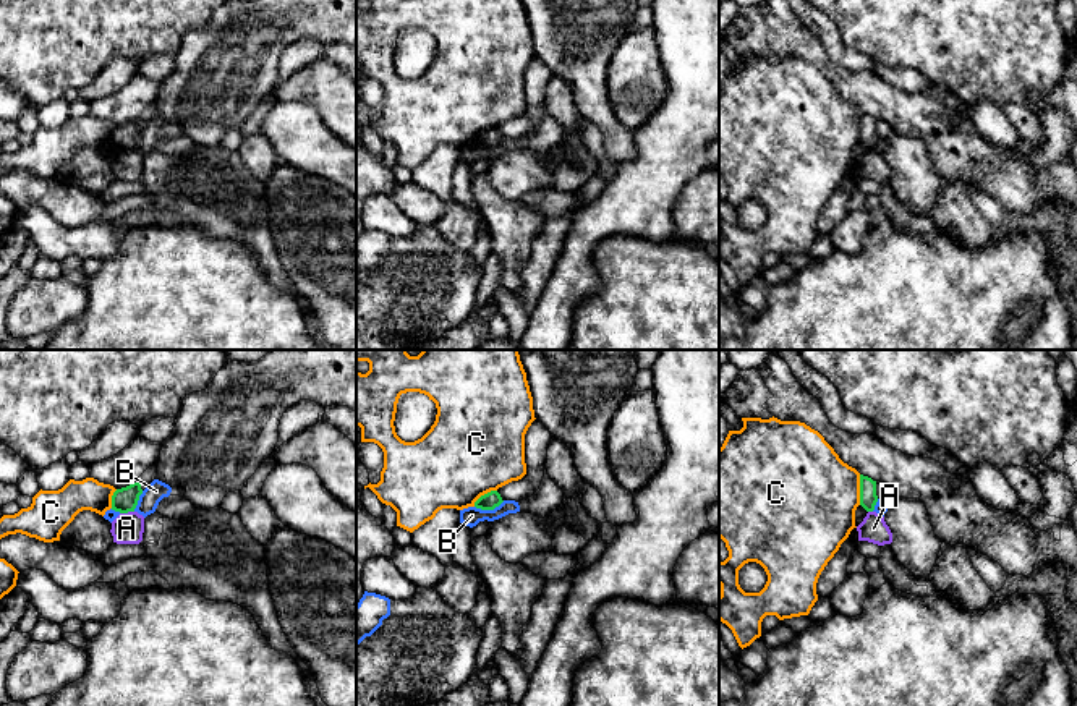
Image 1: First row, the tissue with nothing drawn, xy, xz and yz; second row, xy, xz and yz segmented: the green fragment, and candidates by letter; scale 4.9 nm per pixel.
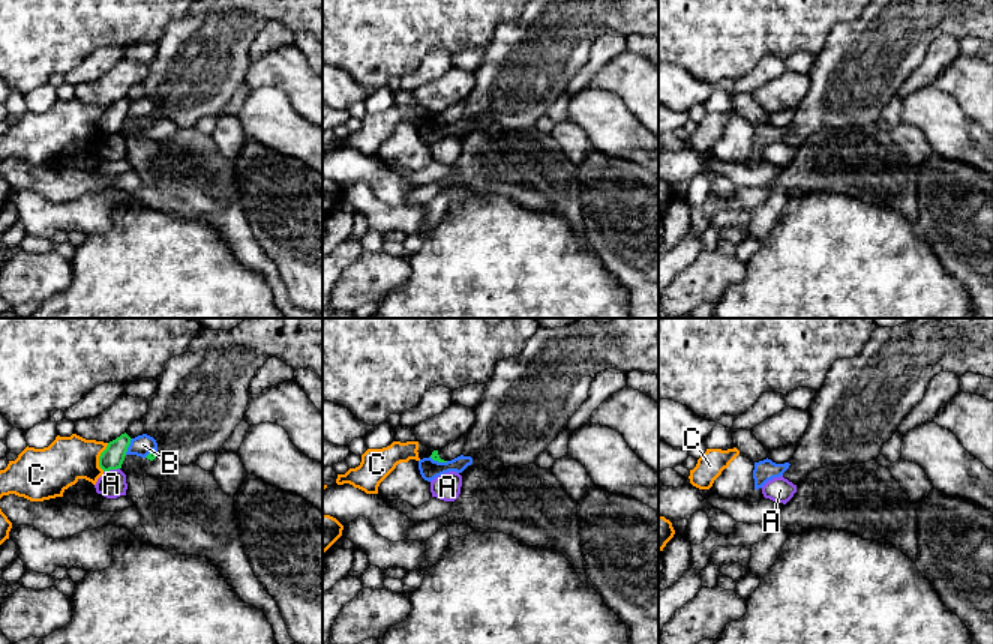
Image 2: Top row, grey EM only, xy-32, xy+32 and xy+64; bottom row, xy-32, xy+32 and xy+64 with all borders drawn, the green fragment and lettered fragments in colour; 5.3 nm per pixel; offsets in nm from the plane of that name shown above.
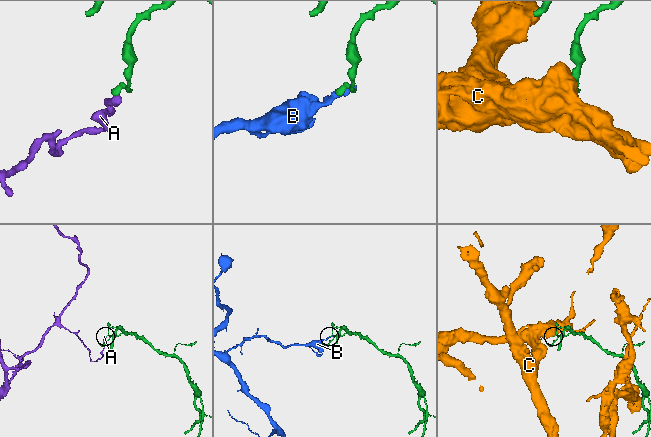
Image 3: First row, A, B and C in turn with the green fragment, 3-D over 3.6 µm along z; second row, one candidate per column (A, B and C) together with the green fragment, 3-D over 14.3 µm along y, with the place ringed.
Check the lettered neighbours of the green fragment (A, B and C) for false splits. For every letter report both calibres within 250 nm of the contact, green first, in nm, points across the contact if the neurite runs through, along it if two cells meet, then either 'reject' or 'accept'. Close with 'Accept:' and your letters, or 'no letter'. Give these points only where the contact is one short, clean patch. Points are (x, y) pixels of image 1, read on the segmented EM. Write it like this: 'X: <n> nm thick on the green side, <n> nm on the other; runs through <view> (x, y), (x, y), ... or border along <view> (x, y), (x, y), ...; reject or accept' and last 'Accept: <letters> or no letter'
A: 120 nm thick on the green side, 160 nm on the other; border along xy (133, 510), (120, 514); reject
B: 90 nm thick on the green side, 90 nm on the other; border along xz (504, 501), (493, 509), (475, 507); reject
C: 90 nm thick on the green side, 460 nm on the other; reject
Accept: no letter

